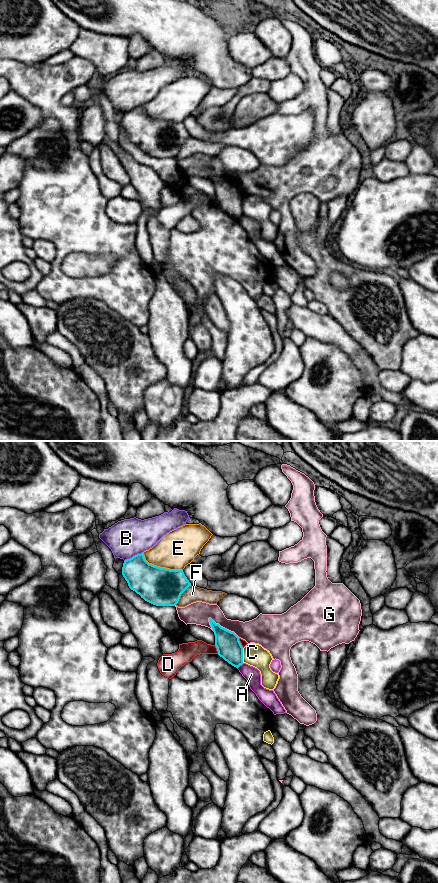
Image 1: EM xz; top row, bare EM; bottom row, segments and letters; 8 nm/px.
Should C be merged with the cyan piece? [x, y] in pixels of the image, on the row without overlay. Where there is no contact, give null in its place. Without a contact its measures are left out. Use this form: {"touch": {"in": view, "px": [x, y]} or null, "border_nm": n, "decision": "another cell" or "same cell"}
{"touch": {"in": "xz", "px": [242, 207]}, "border_nm": 120, "decision": "another cell"}

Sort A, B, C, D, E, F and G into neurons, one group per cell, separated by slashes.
A / B / C / D / E / F / G

